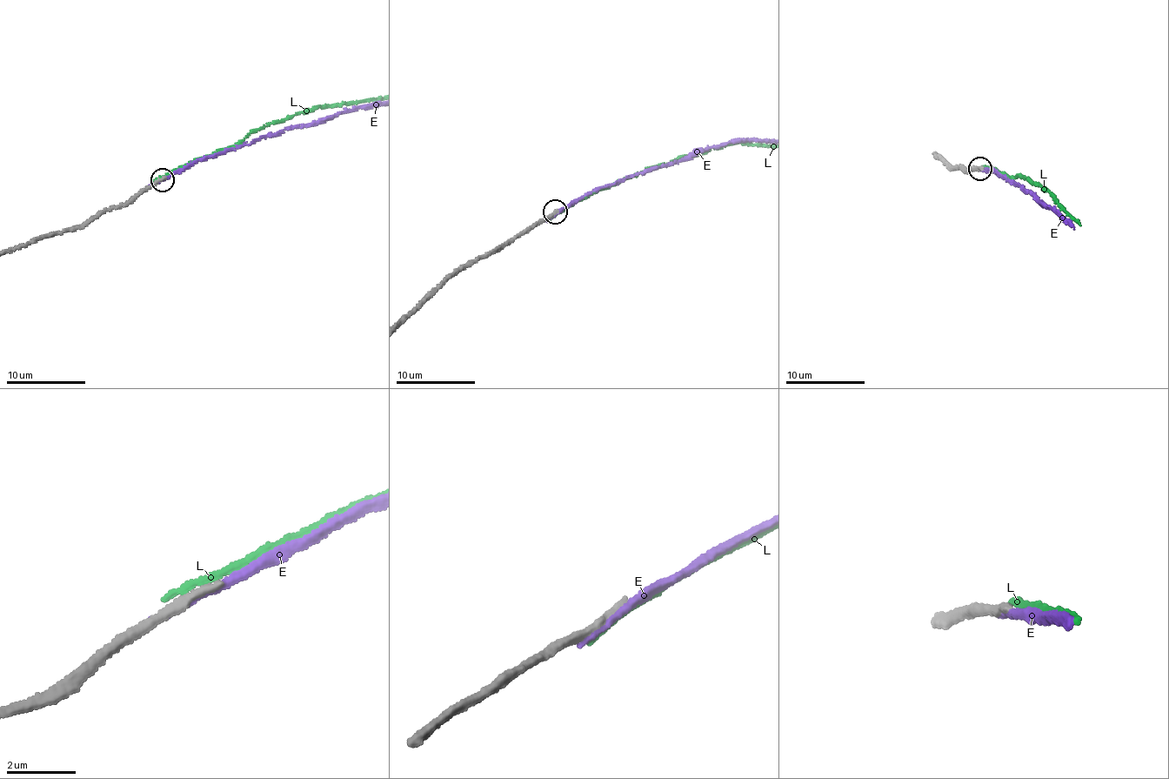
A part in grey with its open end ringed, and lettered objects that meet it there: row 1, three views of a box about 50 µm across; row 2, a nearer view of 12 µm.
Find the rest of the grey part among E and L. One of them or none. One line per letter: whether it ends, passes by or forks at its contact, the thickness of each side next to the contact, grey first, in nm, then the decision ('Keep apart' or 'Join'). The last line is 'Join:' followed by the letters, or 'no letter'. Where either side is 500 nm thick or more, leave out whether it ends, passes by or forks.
E: It passes by. Thickness 340 nm (grey) against 140 nm. Keep apart
L: It ends there. Thickness 320 nm (grey) against 260 nm. Keep apart
Join: no letter

